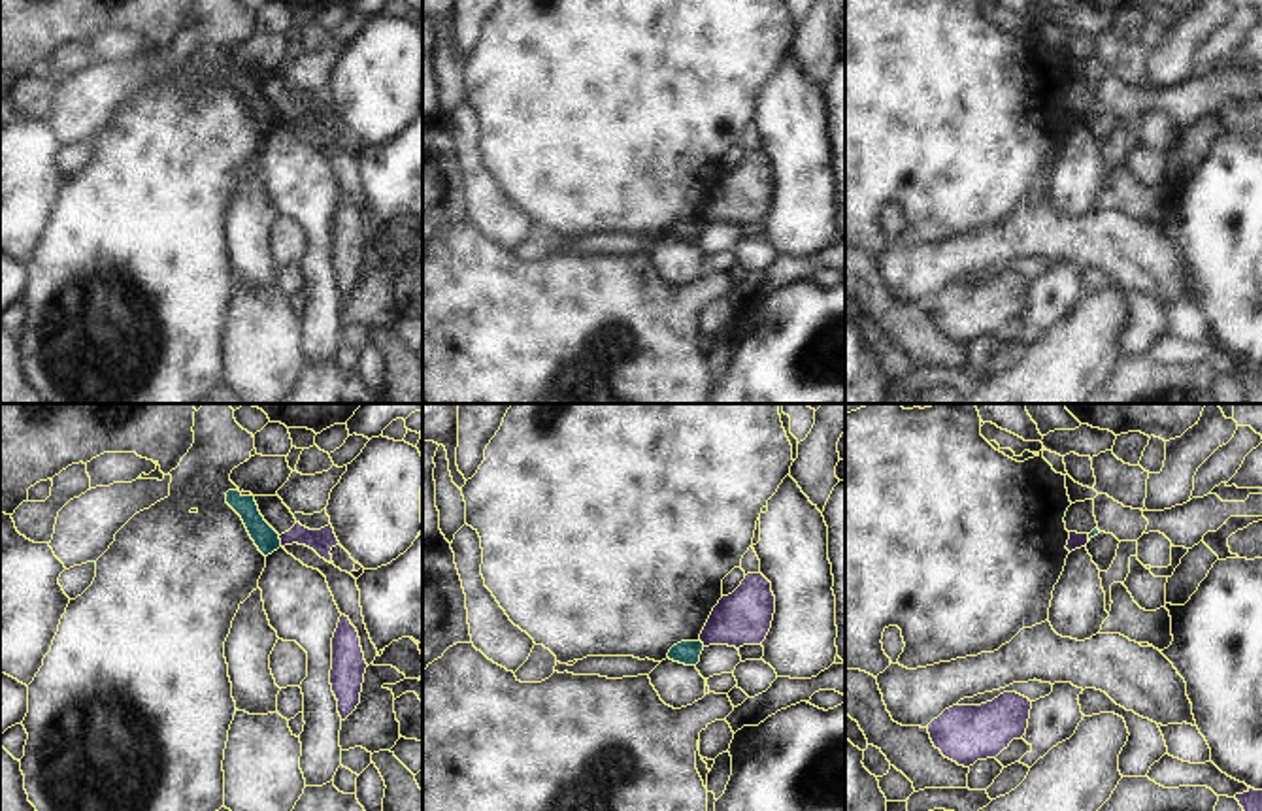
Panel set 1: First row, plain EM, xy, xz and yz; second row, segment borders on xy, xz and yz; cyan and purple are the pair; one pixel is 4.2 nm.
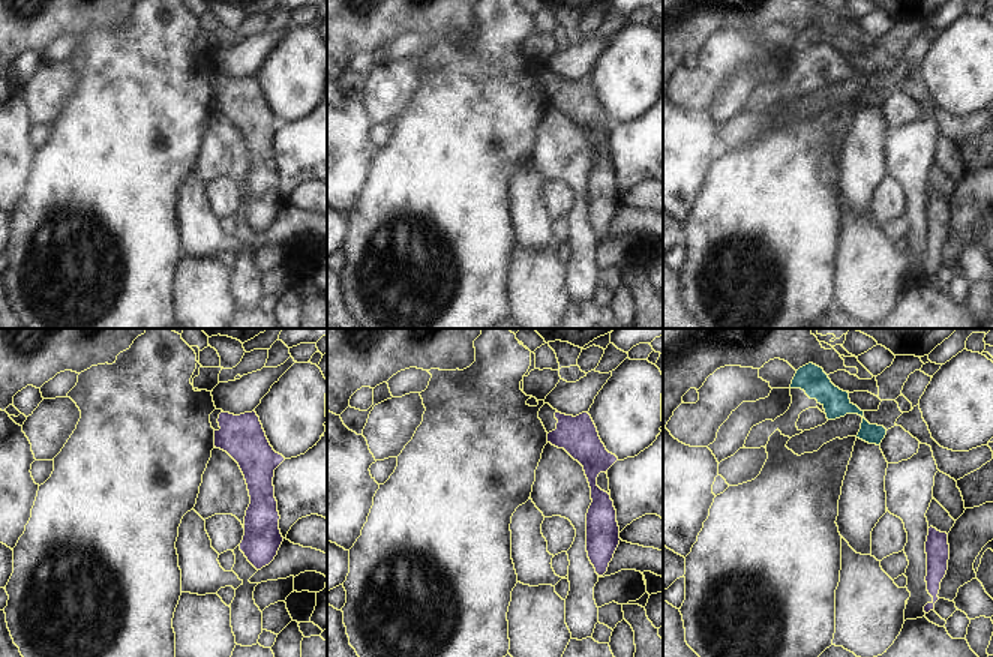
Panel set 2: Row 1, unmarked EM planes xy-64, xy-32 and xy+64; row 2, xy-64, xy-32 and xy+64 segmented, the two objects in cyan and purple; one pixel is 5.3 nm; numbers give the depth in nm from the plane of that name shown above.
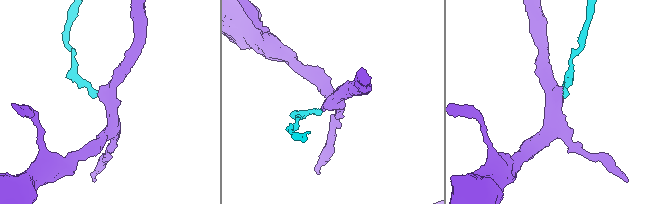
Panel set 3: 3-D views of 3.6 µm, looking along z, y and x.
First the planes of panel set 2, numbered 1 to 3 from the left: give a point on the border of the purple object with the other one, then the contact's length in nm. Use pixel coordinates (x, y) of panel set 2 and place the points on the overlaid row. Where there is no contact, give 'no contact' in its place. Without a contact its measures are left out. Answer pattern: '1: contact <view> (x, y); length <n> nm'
1: no contact
2: no contact
3: no contact

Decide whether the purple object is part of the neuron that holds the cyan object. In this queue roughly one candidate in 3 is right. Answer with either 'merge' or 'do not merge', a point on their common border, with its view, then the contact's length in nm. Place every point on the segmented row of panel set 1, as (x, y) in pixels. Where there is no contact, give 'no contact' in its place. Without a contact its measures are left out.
do not merge; contact xy (280, 542); length 50 nm

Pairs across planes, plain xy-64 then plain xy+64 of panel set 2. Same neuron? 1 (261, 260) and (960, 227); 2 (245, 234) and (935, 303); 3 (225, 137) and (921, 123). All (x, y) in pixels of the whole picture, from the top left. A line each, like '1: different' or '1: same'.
1: same
2: different
3: same

